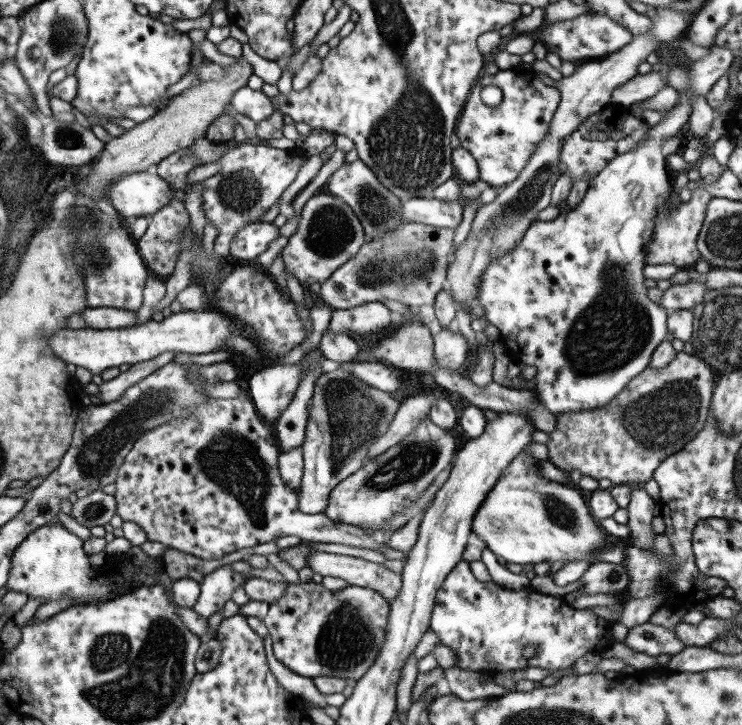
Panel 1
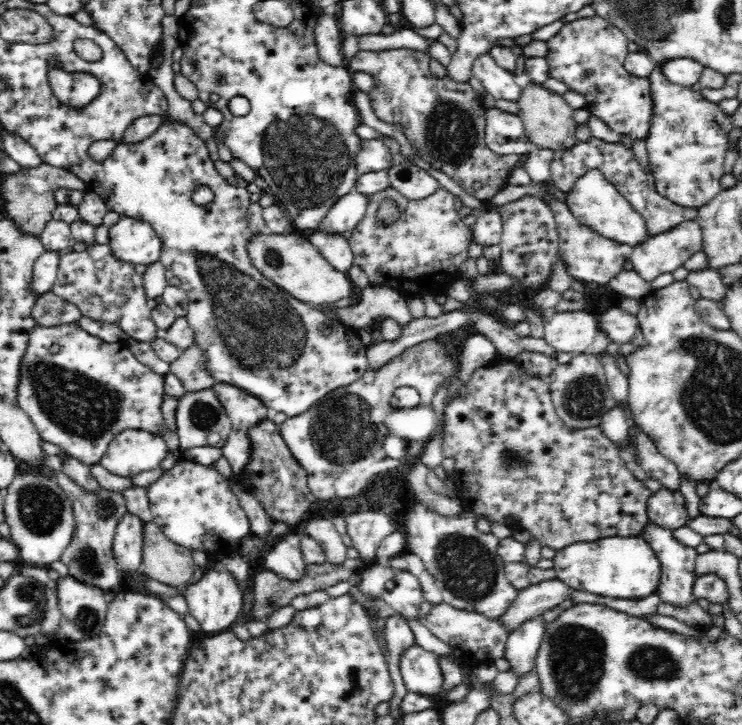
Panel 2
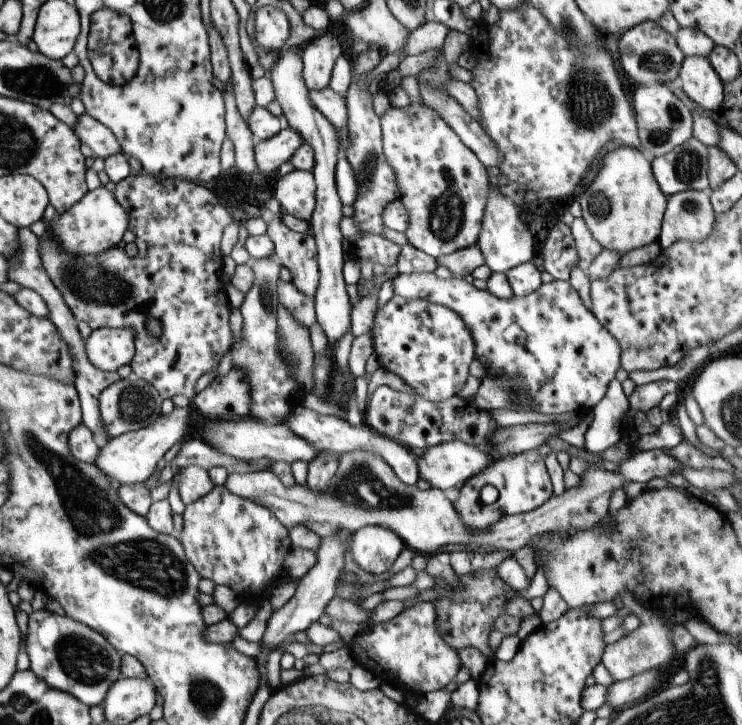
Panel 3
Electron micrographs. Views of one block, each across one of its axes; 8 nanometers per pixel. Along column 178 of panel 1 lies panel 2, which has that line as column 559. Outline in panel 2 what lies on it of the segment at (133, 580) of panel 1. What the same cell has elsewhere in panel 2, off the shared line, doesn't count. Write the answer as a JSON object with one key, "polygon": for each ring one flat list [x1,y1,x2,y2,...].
{"polygon":[[605,537,593,542,570,544,555,552,557,578,576,591,598,596,636,600,650,596,659,587,661,562,650,545,639,537]]}

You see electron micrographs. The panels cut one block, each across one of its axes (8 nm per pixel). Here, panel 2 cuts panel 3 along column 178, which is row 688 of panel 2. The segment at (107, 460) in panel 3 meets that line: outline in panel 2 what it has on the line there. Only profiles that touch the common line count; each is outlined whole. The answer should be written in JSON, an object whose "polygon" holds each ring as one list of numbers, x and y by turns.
{"polygon":[[412,645,401,652,399,667,408,691,429,697,442,692,444,677,435,654]]}

